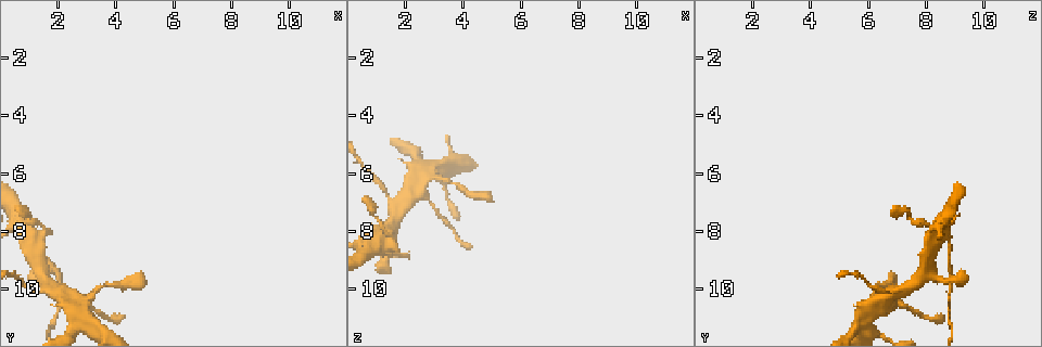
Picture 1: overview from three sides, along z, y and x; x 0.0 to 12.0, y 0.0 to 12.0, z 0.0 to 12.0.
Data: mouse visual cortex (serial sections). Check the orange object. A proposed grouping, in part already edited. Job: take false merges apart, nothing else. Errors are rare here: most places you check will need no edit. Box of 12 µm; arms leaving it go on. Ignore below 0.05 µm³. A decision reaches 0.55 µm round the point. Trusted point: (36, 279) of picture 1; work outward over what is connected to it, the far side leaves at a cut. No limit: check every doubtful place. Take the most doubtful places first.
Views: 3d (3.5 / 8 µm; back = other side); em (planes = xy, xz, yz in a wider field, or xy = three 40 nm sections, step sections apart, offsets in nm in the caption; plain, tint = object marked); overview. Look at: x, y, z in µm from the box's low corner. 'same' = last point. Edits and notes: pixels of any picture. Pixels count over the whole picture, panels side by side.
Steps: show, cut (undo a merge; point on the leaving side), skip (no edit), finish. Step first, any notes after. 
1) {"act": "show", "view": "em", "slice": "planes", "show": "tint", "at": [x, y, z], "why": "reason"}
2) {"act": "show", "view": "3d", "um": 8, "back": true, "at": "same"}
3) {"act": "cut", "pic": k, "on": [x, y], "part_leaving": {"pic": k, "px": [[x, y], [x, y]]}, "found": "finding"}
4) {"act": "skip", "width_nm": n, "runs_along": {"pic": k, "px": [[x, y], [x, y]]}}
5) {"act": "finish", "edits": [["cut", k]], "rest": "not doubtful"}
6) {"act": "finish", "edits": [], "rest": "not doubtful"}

{"act": "show", "view": "3d", "um": 3.5, "at": [1.3, 8.2, 8.6], "why": "arms run side by side"}

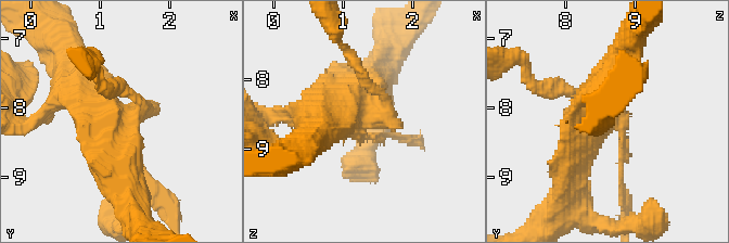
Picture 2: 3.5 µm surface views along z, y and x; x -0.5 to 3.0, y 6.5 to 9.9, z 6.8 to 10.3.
{"act": "show", "view": "em", "slice": "xy", "step": 5, "show": "tint", "at": [1.25, 8.15, 8.60]}

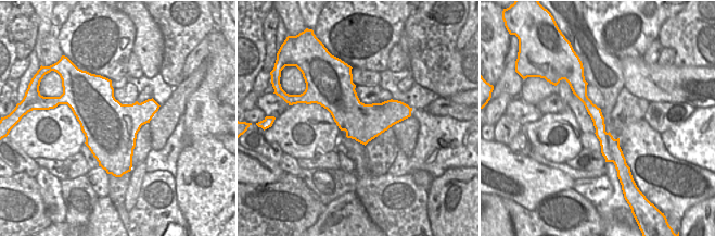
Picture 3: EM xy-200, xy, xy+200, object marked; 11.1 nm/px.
{"act": "cut", "pic": 2, "on": [395, 136], "found": "two cells meet here"}

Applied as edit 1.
{"act": "show", "view": "overview"}

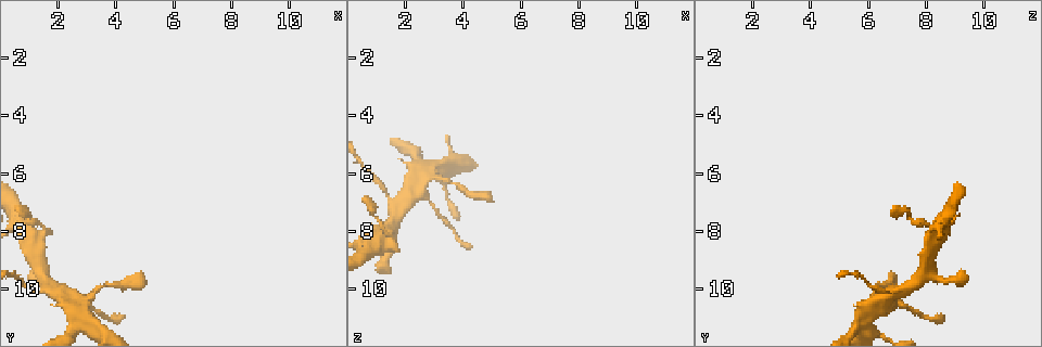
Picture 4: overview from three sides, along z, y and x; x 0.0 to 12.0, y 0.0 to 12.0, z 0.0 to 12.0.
{"act": "show", "view": "3d", "um": 3.5, "at": [1.8, 10.0, 7.2], "why": "two arms in line, one across"}

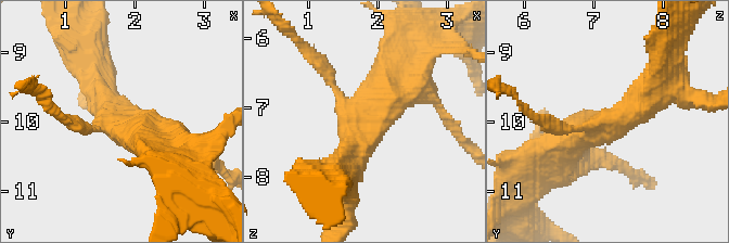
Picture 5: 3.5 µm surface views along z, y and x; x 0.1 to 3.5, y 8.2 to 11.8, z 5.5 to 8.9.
{"act": "show", "view": "em", "slice": "xy", "step": 2, "show": "plain", "at": [1.80, 10.05, 7.25], "arms": 3, "arm_widths_nm": [150, 400, 500], "why": "shape alone is not enough"}

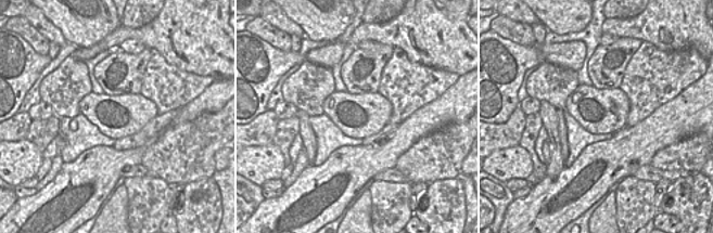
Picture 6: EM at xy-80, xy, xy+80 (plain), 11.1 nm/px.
{"act": "show", "view": "em", "slice": "xy", "step": 2, "show": "tint", "at": "same", "why": "with the object marked"}

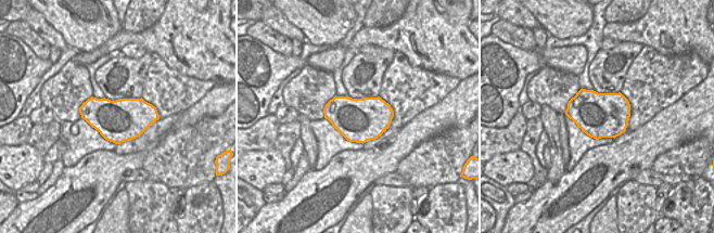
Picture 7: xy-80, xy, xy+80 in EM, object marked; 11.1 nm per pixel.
{"act": "skip", "runs_along": {"pic": 5, "px": [[664, 91], [555, 152]]}, "found": "one cell here"}

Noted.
{"act": "show", "view": "3d", "um": 8, "at": [2.9, 10.5, 6.1], "why": "thick turns thin"}

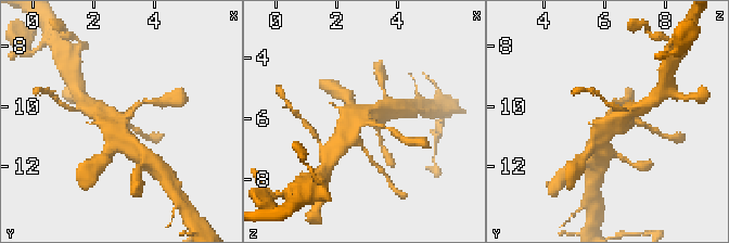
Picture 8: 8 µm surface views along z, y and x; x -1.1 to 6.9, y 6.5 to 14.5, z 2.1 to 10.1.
{"act": "show", "view": "em", "slice": "xy", "step": 1, "show": "tint", "at": [2.8, 10.5, 6.1], "why": "shape alone is not enough"}

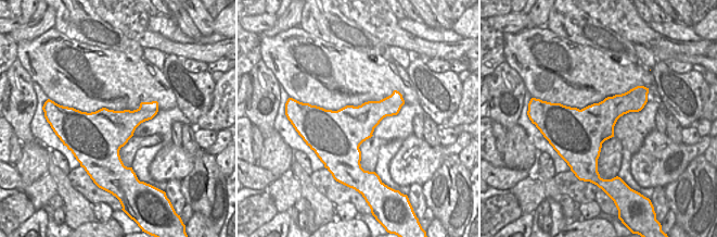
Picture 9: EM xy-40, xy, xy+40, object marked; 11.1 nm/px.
{"act": "skip", "width_nm": 500, "runs_along": {"pic": 8, "px": [[97, 111], [119, 140], [130, 150]]}, "found": "all the same cell"}

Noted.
{"act": "show", "view": "3d", "um": 3.5, "at": [2.8, 10.6, 6.9], "why": "calibre changes"}

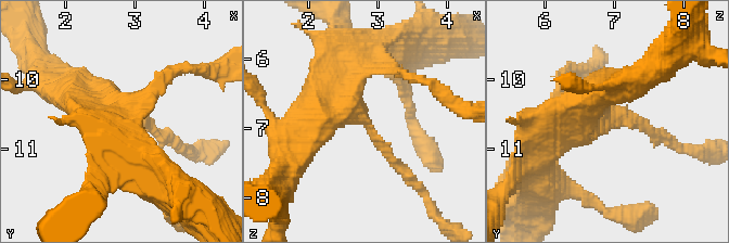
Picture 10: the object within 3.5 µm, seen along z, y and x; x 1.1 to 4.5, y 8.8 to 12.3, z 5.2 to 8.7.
{"act": "show", "view": "em", "slice": "xy", "step": 3, "show": "tint", "at": [2.75, 10.55, 6.90], "arm_widths_nm": [150, 500], "why": "shape alone is not enough"}

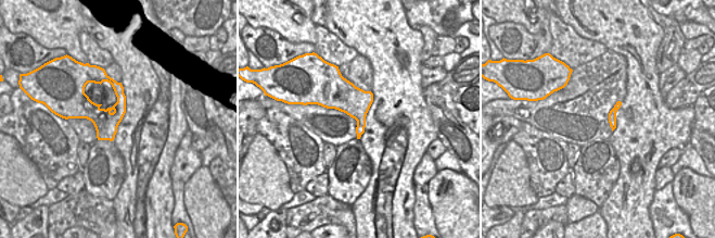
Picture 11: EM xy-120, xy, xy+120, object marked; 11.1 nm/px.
{"act": "skip", "found": "one cell here"}

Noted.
{"act": "finish", "edits": [["cut", 2]], "rest": "not doubtful"}

